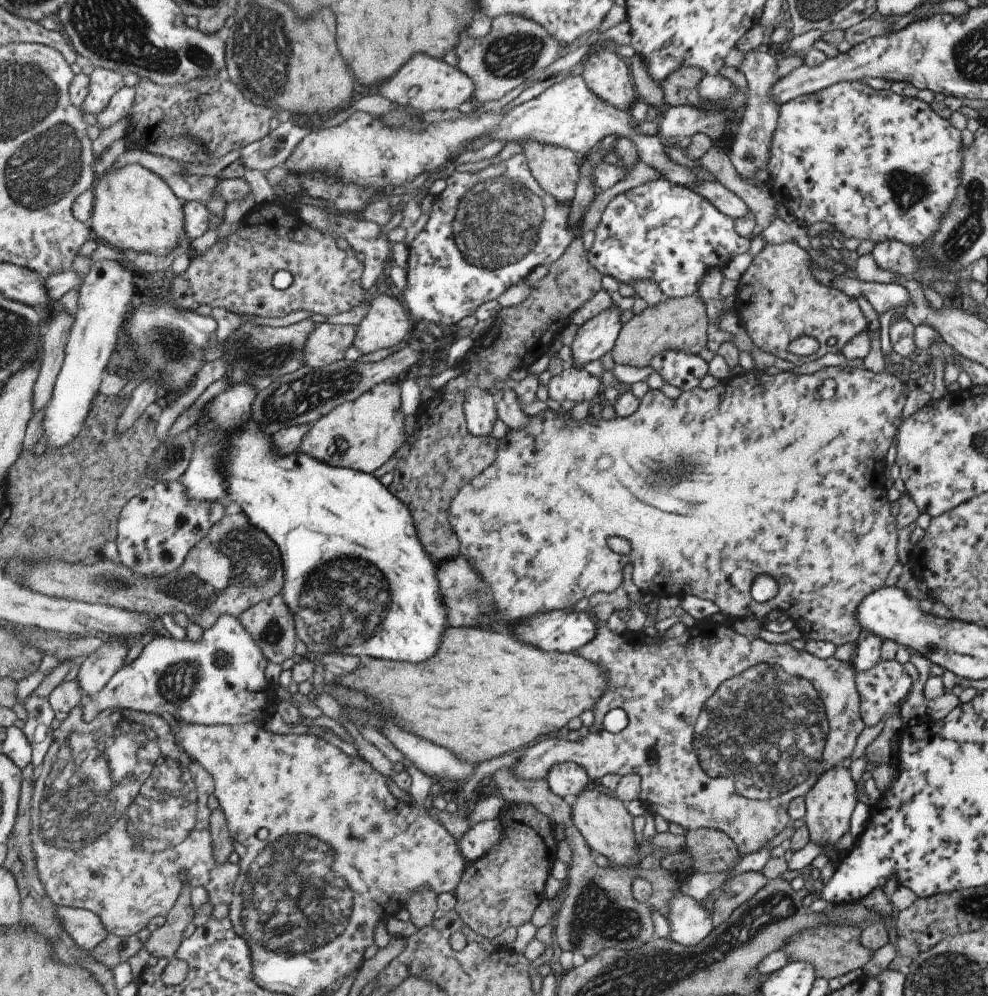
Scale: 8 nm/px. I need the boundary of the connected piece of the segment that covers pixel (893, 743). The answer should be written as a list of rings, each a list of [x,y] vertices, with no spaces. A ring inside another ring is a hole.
[[[891,656],[891,660],[879,660],[873,668],[869,668],[865,672],[855,672],[855,688],[859,694],[859,712],[865,722],[865,728],[875,726],[879,720],[885,722],[881,734],[867,746],[867,750],[863,754],[867,758],[867,764],[877,762],[877,766],[881,764],[885,770],[893,764],[893,754],[897,752],[897,730],[903,728],[901,716],[899,716],[901,708],[897,708],[897,702],[909,692],[911,684],[913,682],[909,680],[907,672],[903,670],[903,664],[895,662],[893,656]]]

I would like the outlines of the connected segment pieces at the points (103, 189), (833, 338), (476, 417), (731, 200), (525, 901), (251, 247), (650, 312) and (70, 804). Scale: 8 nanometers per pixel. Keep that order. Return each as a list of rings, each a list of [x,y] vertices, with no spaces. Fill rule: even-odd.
[[[121,166],[105,170],[93,188],[97,202],[95,214],[89,222],[99,238],[99,244],[107,244],[113,250],[137,250],[141,254],[155,252],[159,256],[173,254],[179,240],[187,238],[185,228],[185,200],[177,196],[173,186],[147,166]]]
[[[795,242],[767,244],[739,278],[731,306],[759,352],[773,354],[781,360],[793,362],[795,366],[817,360],[827,352],[839,354],[855,334],[869,326],[859,312],[855,298],[835,288],[827,288],[813,278],[807,250]],[[799,336],[815,338],[819,344],[817,352],[805,358],[787,352],[787,344]]]
[[[469,388],[467,390],[463,408],[469,418],[469,430],[475,436],[491,434],[495,422],[499,420],[497,406],[495,406],[497,398],[499,398],[497,392],[489,392],[483,388]]]
[[[695,182],[693,192],[707,198],[719,212],[723,212],[729,218],[743,218],[749,210],[745,202],[741,202],[731,190],[727,190],[721,182]]]
[[[535,804],[505,806],[499,818],[503,820],[505,838],[485,858],[473,864],[469,862],[465,878],[455,892],[459,900],[455,910],[473,930],[489,940],[511,926],[517,928],[533,920],[537,908],[545,900],[545,880],[559,846],[549,826],[549,816]]]
[[[255,206],[255,208],[237,224],[237,230],[235,230],[231,236],[217,240],[215,246],[213,246],[211,250],[207,250],[205,254],[201,254],[201,256],[193,256],[193,258],[189,256],[191,264],[189,264],[189,268],[187,268],[183,274],[179,274],[179,276],[169,274],[171,280],[173,280],[171,296],[173,296],[173,300],[177,302],[177,306],[179,306],[181,310],[185,310],[185,312],[195,312],[199,306],[207,304],[207,306],[211,306],[211,308],[225,308],[225,310],[229,310],[231,314],[239,314],[239,316],[249,314],[249,316],[253,316],[253,318],[257,318],[257,316],[263,316],[263,318],[279,318],[279,316],[287,316],[287,314],[295,312],[295,310],[307,310],[307,312],[311,312],[311,314],[323,314],[323,316],[329,318],[329,316],[335,316],[335,314],[349,312],[349,310],[357,308],[357,306],[365,300],[367,288],[363,286],[363,278],[365,278],[365,276],[363,276],[363,262],[359,262],[359,258],[355,256],[355,250],[353,250],[353,248],[351,248],[351,250],[341,250],[341,248],[337,246],[337,240],[335,240],[333,236],[323,234],[321,230],[311,228],[309,224],[301,222],[299,218],[297,218],[297,222],[293,222],[293,218],[289,218],[289,226],[277,226],[275,220],[277,220],[277,216],[283,216],[285,210],[287,210],[287,206],[269,206],[269,210],[265,210],[265,214],[261,214],[261,222],[257,222],[257,206]],[[279,270],[287,270],[287,272],[293,276],[293,284],[291,284],[287,290],[273,290],[273,286],[271,286],[271,280],[273,280],[273,276],[275,276]]]
[[[697,292],[685,298],[675,298],[675,300],[665,298],[657,306],[647,306],[643,312],[635,314],[629,322],[623,324],[615,340],[615,346],[611,350],[613,362],[635,366],[635,368],[647,368],[653,356],[667,350],[699,354],[703,348],[707,348],[709,330],[711,330],[711,324],[707,318],[707,306],[697,296]]]
[[[77,706],[69,718],[61,724],[61,728],[53,730],[55,734],[55,742],[49,748],[49,754],[45,758],[43,764],[43,772],[39,776],[39,780],[35,782],[35,798],[33,798],[33,846],[37,852],[37,864],[39,864],[39,880],[45,884],[53,908],[63,906],[63,908],[83,908],[83,910],[93,910],[95,914],[101,916],[101,920],[105,922],[107,930],[111,936],[125,936],[131,938],[137,932],[141,932],[143,928],[149,926],[149,922],[155,916],[163,916],[167,918],[179,898],[181,898],[181,888],[183,888],[183,880],[181,880],[181,870],[189,872],[189,884],[195,886],[203,886],[209,892],[209,898],[213,900],[213,904],[227,904],[231,906],[235,900],[235,888],[237,882],[241,878],[243,866],[241,864],[221,864],[217,860],[215,854],[215,842],[213,842],[213,812],[207,806],[209,798],[215,796],[217,786],[215,786],[215,778],[211,772],[207,772],[207,768],[199,762],[199,760],[191,760],[187,756],[187,752],[179,746],[179,738],[175,734],[173,722],[165,716],[159,714],[145,714],[141,710],[105,710],[99,718],[95,718],[93,722],[87,722],[83,716],[83,708]]]

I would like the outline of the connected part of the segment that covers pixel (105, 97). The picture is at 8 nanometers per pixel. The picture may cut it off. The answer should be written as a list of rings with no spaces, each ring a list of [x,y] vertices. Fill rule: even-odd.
[[[95,68],[95,72],[91,74],[93,84],[91,84],[91,94],[83,104],[83,112],[95,114],[99,116],[101,112],[105,112],[113,100],[113,96],[117,92],[121,92],[125,86],[125,74],[117,72],[117,70],[109,70],[109,68]]]

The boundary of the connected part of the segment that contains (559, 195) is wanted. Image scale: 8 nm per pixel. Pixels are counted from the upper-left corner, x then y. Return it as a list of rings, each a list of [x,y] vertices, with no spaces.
[[[523,140],[523,152],[529,156],[533,174],[541,186],[557,198],[557,202],[571,202],[577,186],[577,154],[567,148],[547,146],[539,140]]]

